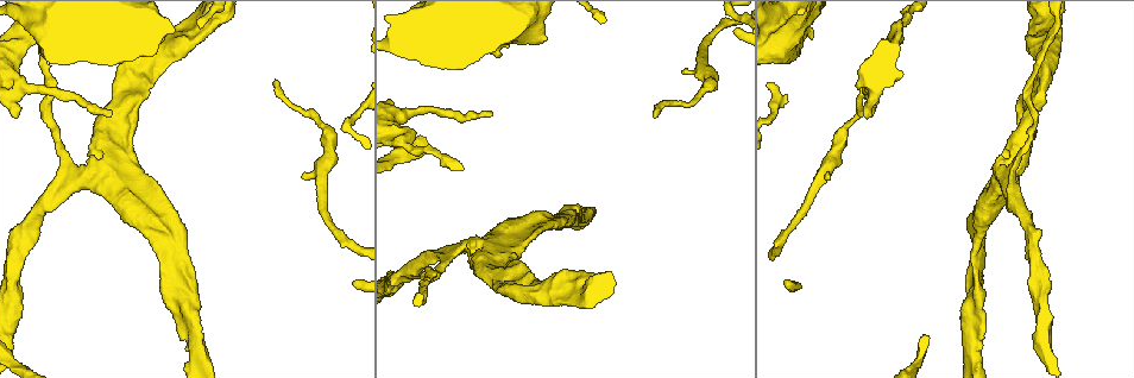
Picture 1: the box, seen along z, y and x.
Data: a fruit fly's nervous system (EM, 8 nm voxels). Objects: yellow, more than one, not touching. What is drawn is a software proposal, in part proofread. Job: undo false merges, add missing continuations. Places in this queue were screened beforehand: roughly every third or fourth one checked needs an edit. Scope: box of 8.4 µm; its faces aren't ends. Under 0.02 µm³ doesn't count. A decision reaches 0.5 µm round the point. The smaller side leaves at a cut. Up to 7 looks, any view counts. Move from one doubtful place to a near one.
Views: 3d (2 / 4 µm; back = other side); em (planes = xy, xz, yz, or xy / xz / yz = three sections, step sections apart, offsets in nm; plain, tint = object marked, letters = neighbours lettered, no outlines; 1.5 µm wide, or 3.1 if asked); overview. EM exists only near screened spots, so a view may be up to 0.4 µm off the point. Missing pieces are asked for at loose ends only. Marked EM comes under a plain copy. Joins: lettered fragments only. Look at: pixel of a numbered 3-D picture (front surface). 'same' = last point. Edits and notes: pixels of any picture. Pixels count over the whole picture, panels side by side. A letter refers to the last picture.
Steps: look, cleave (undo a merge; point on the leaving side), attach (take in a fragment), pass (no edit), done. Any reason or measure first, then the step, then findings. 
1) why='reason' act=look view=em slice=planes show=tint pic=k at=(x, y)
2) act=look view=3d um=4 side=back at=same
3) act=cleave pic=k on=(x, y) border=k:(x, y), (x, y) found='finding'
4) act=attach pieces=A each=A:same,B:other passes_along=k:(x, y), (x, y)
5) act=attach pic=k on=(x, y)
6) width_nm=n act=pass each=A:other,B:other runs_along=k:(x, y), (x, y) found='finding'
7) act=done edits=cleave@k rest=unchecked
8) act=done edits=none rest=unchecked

why='branch point' act=look view=em slice=yz step=8 show=tint pic=1 at=(1020, 137)

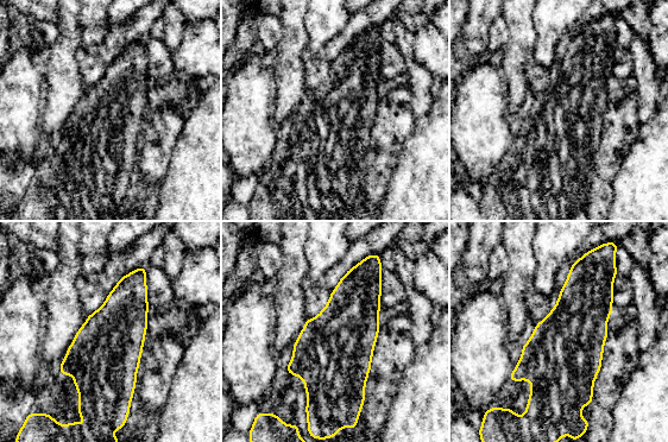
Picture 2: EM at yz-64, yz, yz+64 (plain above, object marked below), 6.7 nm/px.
act=look view=em slice=planes show=tint at=same

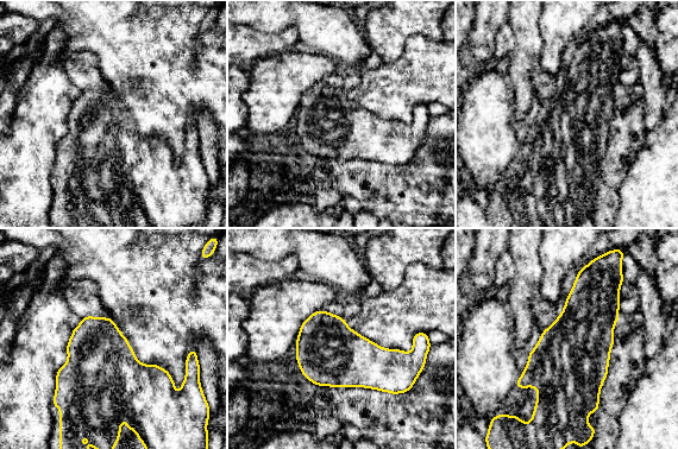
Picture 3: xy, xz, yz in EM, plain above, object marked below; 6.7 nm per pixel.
why='what lies round it' act=look view=em slice=planes show=letters at=same

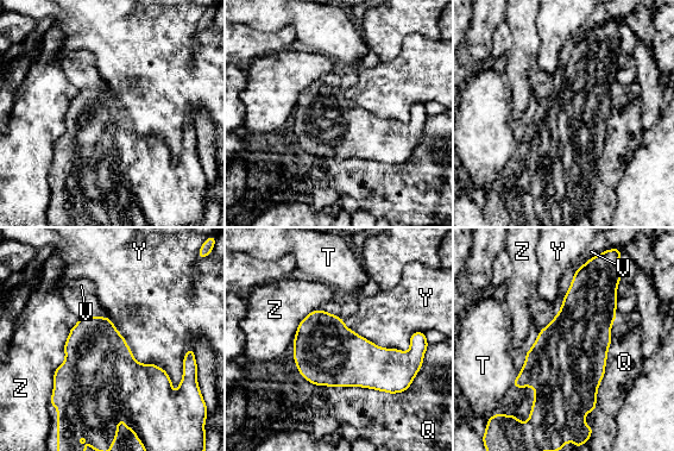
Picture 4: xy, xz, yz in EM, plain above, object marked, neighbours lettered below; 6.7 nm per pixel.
act=pass each=Q:other,T:other,V:other,Y:other,Z:other border=4:(107, 315), (174, 394) found='continuous, no second neuron'

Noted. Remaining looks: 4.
why='tapers out' act=look view=3d um=4 pic=1 at=(109, 115)

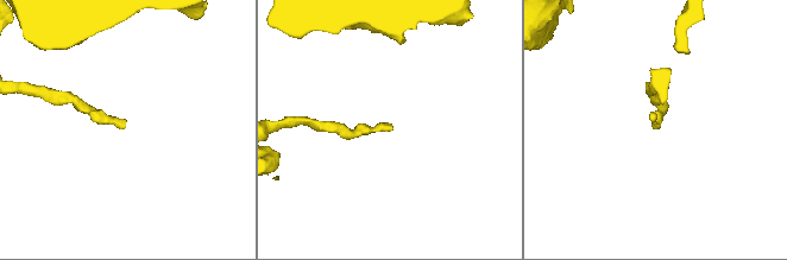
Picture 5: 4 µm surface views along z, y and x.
why='need the tissue' act=look view=em slice=planes show=letters pic=5 at=(125, 123)

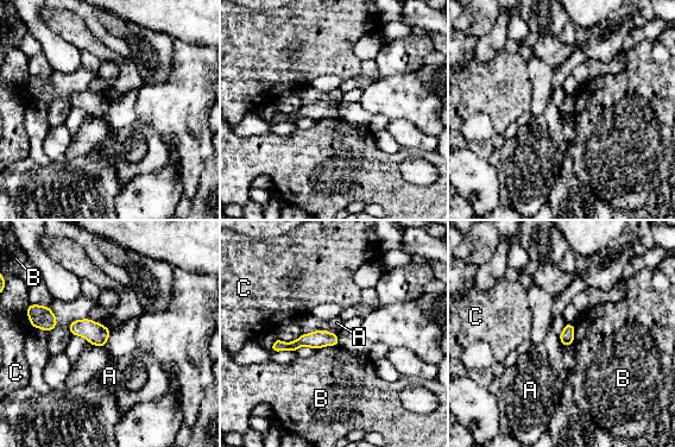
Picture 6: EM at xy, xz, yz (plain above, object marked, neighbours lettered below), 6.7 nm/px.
width_nm=100 act=pass each=A:other,B:other,C:other found='no lettered fragment goes on from it'

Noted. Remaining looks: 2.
why='calibre changes' act=look view=em slice=yz step=8 show=tint pic=1 at=(408, 145)

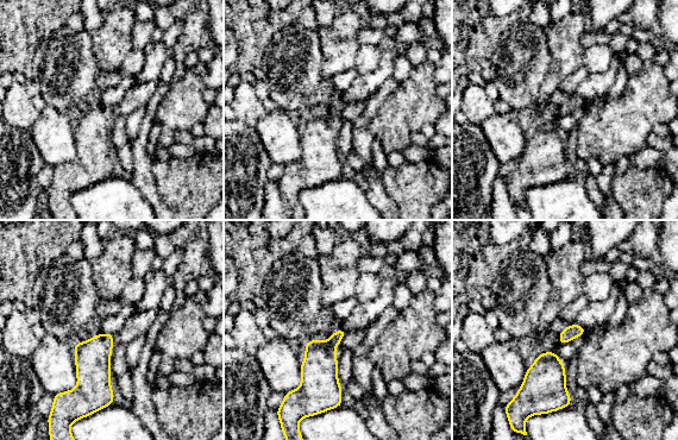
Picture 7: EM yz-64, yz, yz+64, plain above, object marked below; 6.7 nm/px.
why='another direction' act=look view=em slice=planes show=letters at=same

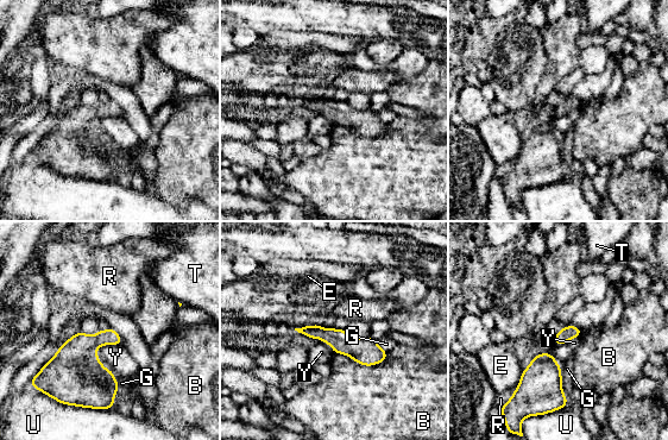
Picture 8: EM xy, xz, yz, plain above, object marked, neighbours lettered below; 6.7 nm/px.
width_nm=90 act=pass each=B:other,E:other,G:other,R:other,T:other,U:other,Y:other runs_along=8:(303, 330), (383, 354) found='all the same neuron'

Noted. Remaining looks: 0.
act=done edits=none rest=unchecked

